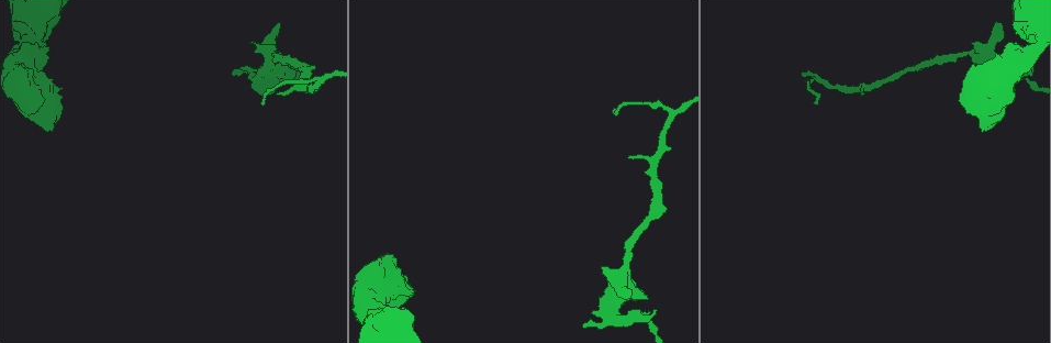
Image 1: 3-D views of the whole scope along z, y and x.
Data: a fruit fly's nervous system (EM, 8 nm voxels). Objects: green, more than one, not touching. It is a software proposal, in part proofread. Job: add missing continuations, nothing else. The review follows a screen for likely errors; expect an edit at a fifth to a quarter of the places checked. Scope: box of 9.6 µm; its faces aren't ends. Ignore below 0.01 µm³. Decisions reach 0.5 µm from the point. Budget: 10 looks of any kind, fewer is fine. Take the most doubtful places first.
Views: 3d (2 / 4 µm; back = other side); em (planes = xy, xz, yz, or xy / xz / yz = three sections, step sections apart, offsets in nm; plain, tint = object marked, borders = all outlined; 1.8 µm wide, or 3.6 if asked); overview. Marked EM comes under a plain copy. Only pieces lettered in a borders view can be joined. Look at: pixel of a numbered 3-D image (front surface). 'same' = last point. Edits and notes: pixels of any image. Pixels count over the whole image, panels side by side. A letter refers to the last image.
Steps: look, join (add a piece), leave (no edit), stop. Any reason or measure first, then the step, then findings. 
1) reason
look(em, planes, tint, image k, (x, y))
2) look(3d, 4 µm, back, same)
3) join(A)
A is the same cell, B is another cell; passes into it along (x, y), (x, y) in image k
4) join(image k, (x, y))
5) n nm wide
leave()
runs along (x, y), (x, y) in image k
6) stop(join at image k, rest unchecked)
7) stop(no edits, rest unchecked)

branch stops here
look(3d, 2 µm, image 1, (603, 268))

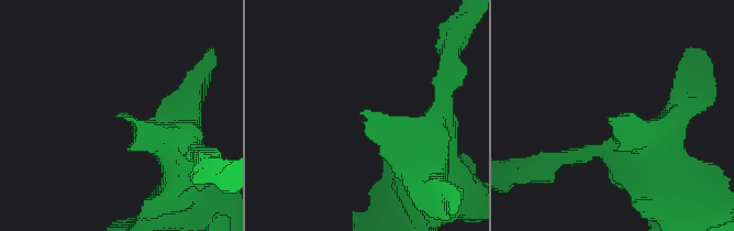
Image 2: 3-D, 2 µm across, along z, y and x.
look(em, planes, borders, image 2, (610, 118))

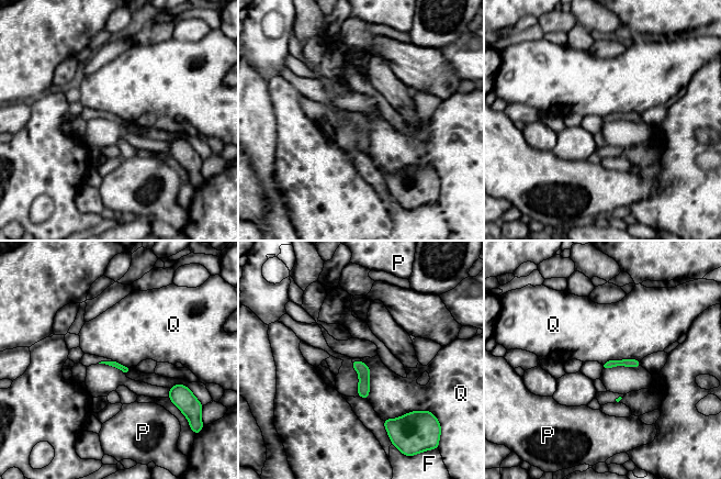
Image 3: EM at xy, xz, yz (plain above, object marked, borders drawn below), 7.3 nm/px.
leave()
F, P and Q are other cells; no lettered piece goes on from it

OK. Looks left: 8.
free end
look(3d, 4 µm, image 1, (1029, 73))

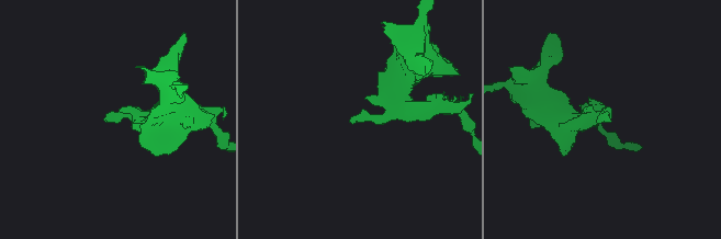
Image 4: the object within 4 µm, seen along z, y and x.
look(em, yz, step 16, tint, image 4, (349, 120))

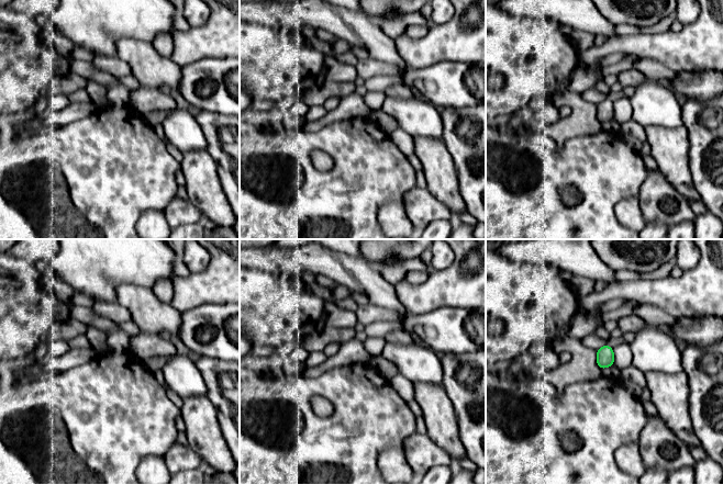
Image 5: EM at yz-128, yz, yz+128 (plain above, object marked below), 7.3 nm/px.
look(em, planes, borders, same)

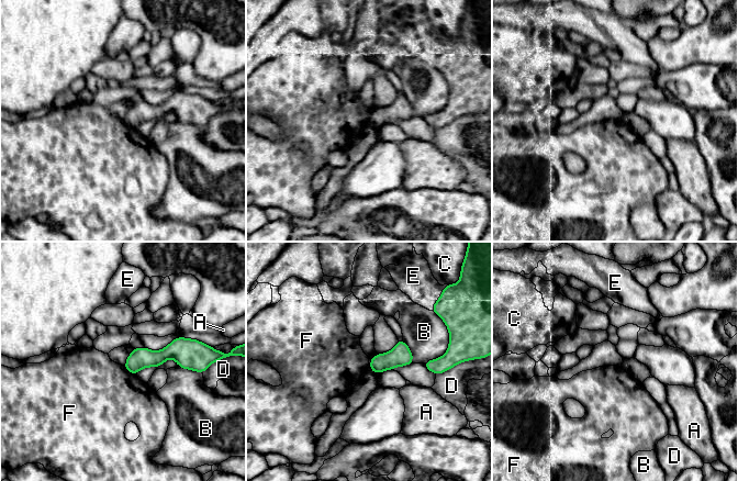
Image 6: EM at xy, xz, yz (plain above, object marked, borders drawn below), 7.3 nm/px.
leave()
A, B, C, D, E and F are other cells; border along (123, 366), (136, 375) in image 6; no lettered piece goes on from it

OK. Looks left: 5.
look(3d, 2 µm, back, image 1, (630, 158))

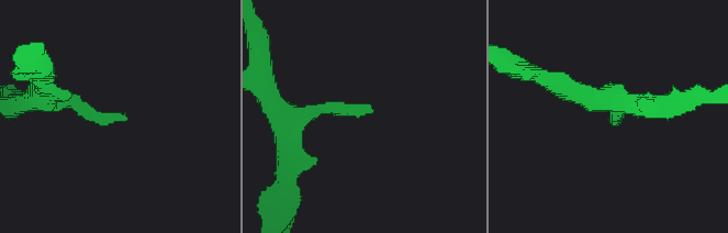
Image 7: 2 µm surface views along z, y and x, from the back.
look(em, xy, step 16, tint, image 7, (370, 110))

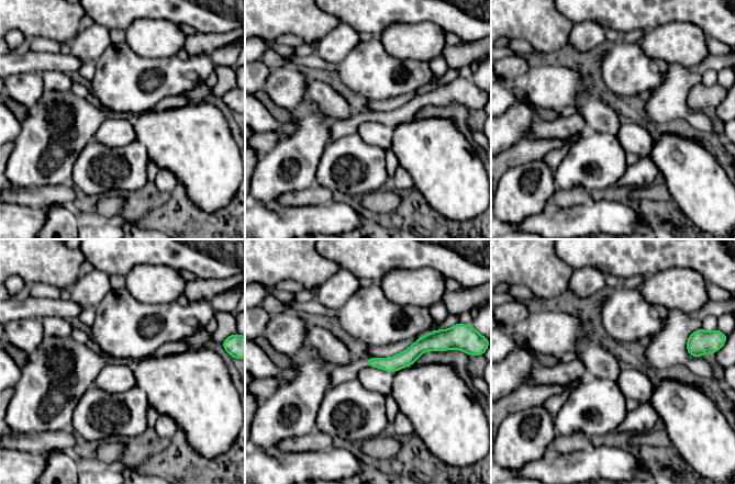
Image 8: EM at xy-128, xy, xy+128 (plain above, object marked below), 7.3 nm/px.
cut it another way
look(em, planes, borders, same)

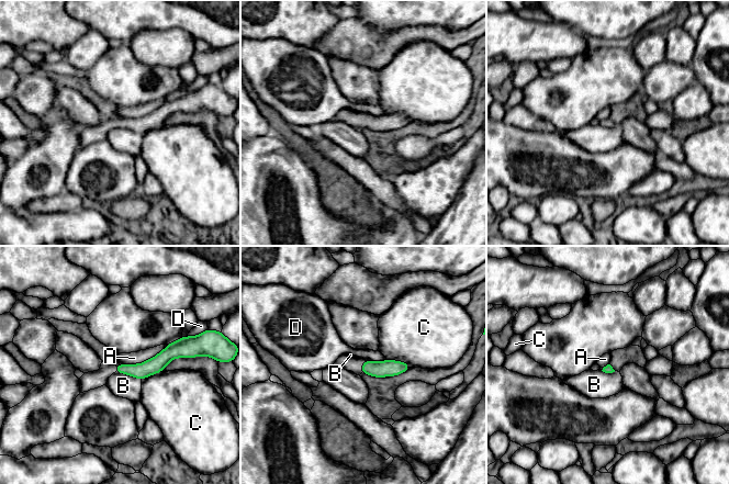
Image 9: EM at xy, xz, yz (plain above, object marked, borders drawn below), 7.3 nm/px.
A touches over 380 nm
leave()
A, B, C and D are other cells; border along (115, 371), (127, 373), (141, 380) in image 9; none of them fits

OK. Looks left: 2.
calibre changes
look(3d, 4 µm, image 1, (39, 60))

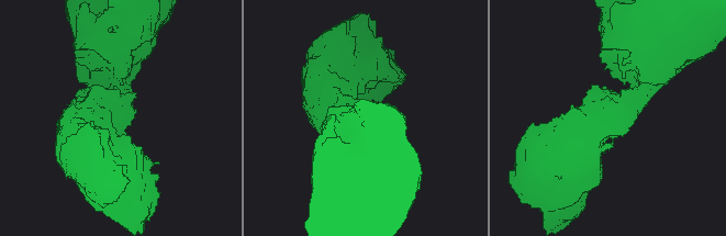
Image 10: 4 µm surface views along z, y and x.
shape alone is not enough
look(em, planes, borders, image 10, (117, 112))

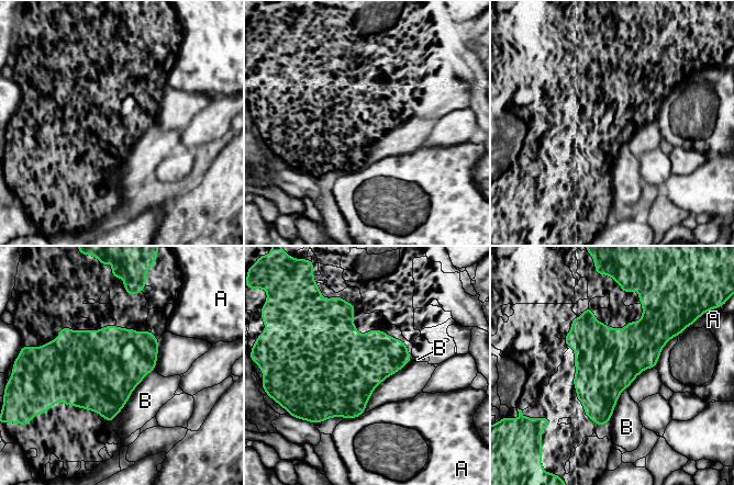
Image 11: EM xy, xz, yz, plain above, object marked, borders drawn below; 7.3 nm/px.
460 nm wide
leave()
A and B are other cells; border along (154, 370), (107, 423) in image 11; none of them fits

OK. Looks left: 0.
stop(no edits, rest unchecked)

